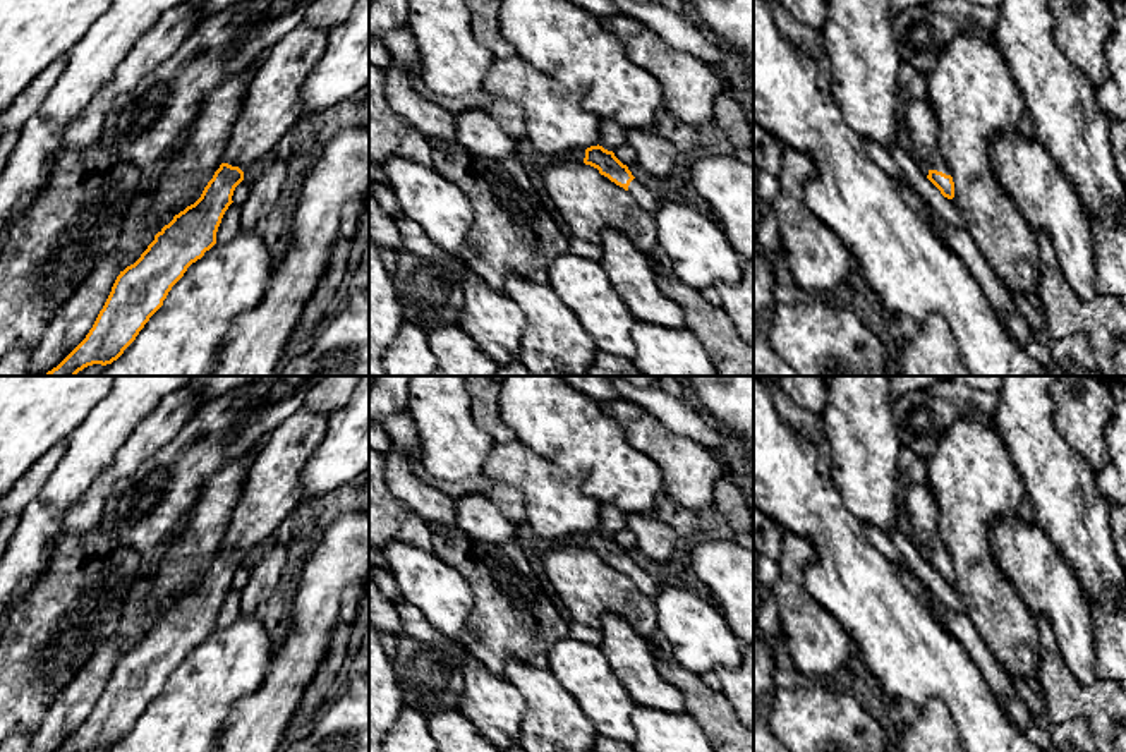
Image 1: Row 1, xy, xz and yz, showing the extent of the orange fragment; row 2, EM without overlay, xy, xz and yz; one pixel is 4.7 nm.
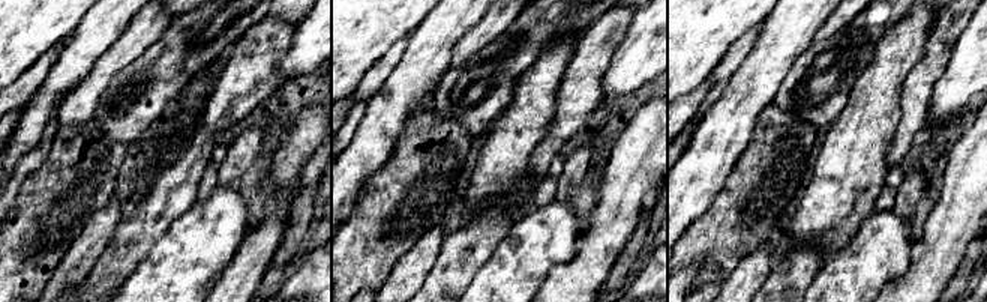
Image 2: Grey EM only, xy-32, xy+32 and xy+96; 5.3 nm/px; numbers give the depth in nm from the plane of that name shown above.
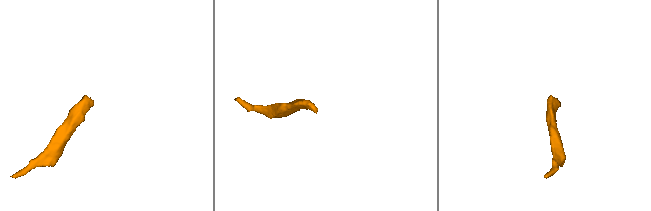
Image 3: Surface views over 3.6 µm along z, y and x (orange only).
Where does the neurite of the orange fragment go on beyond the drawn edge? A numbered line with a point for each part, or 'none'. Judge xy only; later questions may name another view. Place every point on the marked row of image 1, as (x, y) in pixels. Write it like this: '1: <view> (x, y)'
1: xy (273, 102)

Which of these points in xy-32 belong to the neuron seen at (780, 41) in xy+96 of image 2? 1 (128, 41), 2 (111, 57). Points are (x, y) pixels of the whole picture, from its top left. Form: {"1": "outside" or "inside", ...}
{"1": "outside", "2": "outside"}

